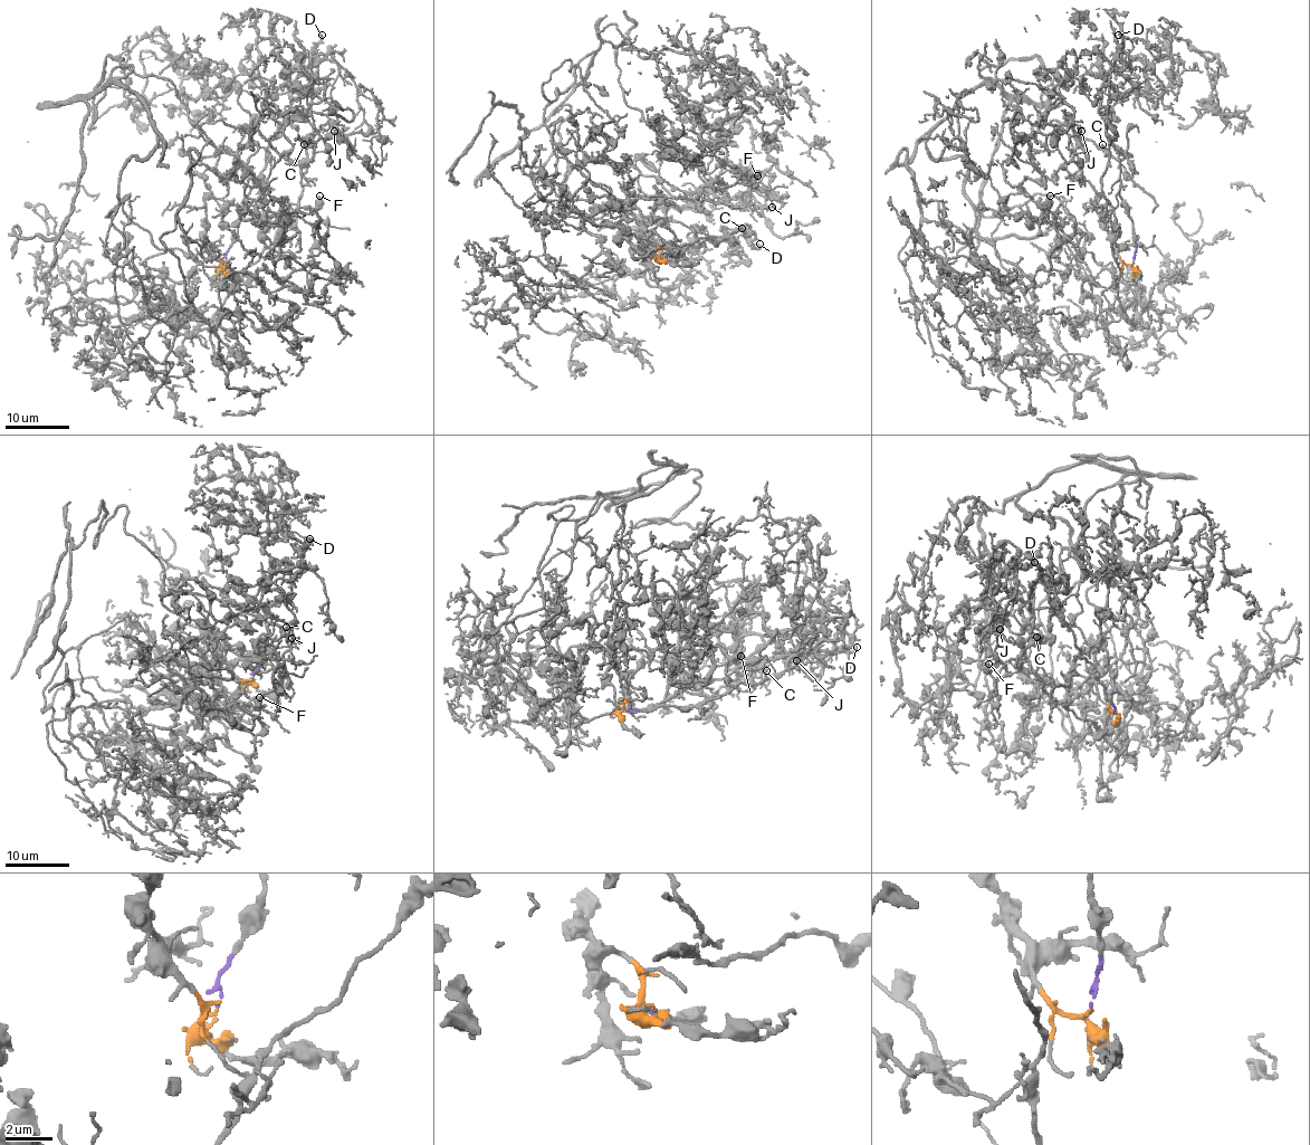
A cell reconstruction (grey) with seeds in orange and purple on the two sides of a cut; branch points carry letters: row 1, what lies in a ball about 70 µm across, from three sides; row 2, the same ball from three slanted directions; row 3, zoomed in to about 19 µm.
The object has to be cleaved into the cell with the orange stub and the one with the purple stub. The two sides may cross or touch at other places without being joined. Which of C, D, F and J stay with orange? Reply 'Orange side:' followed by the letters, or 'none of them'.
Orange side: F, J

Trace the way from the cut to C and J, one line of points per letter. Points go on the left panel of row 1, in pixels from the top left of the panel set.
C: (223, 263), (244, 198), (259, 182), (269, 141), (292, 112), (306, 115), (311, 124), (306, 149), (304, 144)
J: (223, 263), (204, 201), (229, 178), (203, 123), (321, 112), (333, 131)

